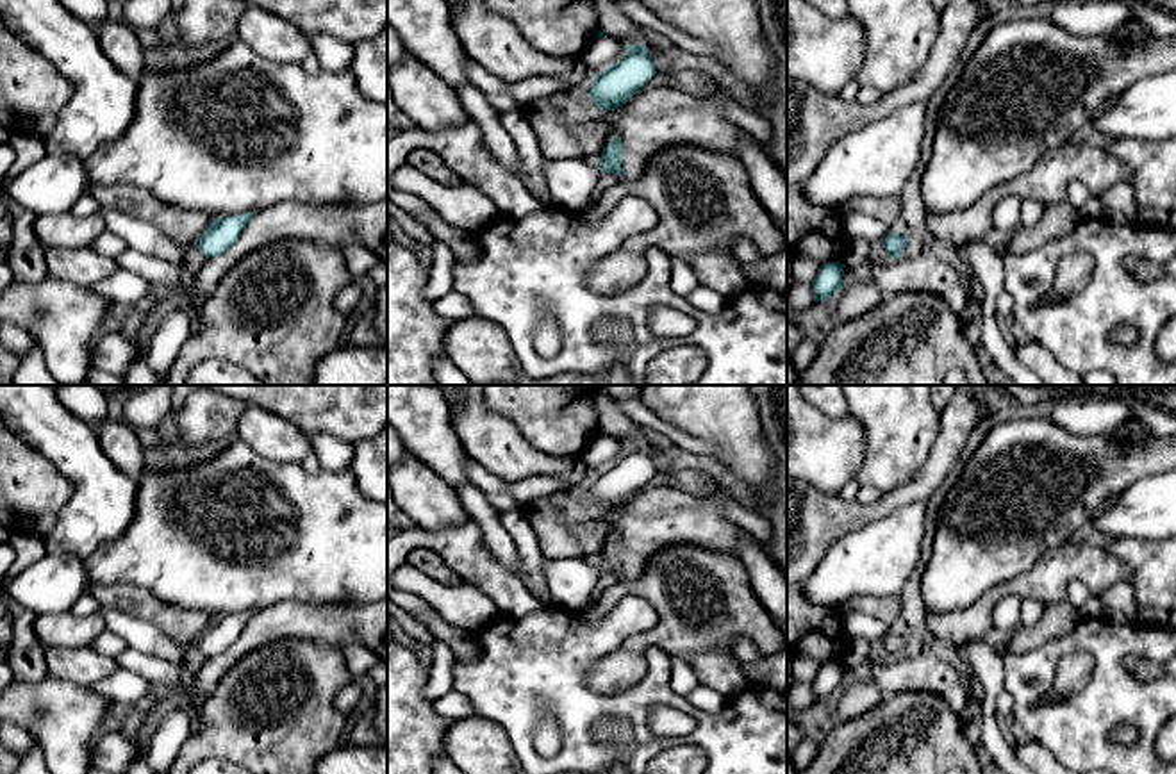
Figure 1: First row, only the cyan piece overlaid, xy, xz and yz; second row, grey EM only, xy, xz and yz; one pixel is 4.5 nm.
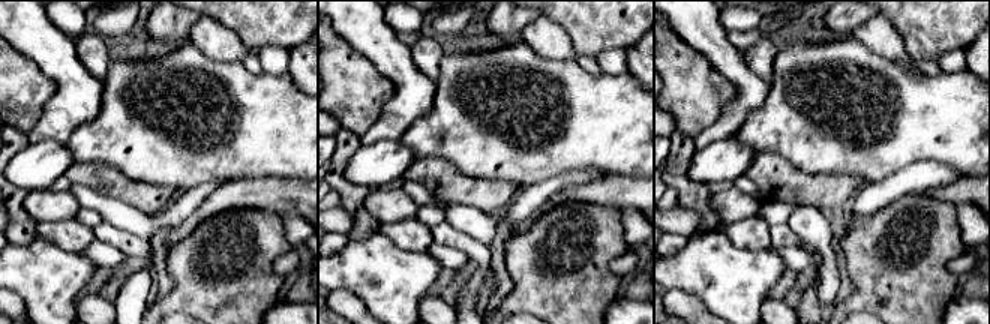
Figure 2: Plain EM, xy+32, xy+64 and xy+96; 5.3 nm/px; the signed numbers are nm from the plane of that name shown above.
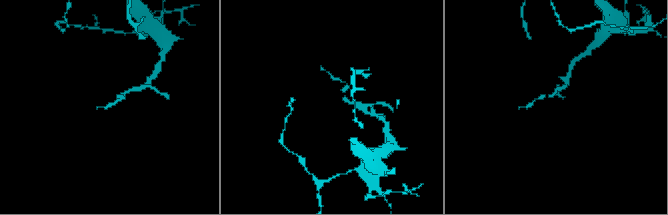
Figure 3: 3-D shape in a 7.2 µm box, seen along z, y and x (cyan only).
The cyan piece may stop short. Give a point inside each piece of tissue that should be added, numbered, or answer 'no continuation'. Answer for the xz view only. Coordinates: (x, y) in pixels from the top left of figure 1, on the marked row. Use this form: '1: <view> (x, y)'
1: xz (571, 182)

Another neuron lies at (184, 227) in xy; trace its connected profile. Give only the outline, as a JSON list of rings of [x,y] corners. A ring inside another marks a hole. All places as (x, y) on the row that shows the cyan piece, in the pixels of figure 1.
[[[98,184],[89,185],[87,193],[104,207],[153,225],[180,246],[195,246],[214,221],[207,212],[170,207],[150,191],[132,184]]]

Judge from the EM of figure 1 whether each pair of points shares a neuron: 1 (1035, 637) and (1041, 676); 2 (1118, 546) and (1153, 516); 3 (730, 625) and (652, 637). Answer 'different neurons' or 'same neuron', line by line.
1: different neurons
2: different neurons
3: same neuron

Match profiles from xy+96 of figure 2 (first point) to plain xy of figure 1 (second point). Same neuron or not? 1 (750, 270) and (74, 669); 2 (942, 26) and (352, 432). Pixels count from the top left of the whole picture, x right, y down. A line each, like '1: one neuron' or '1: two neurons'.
1: two neurons
2: one neuron

